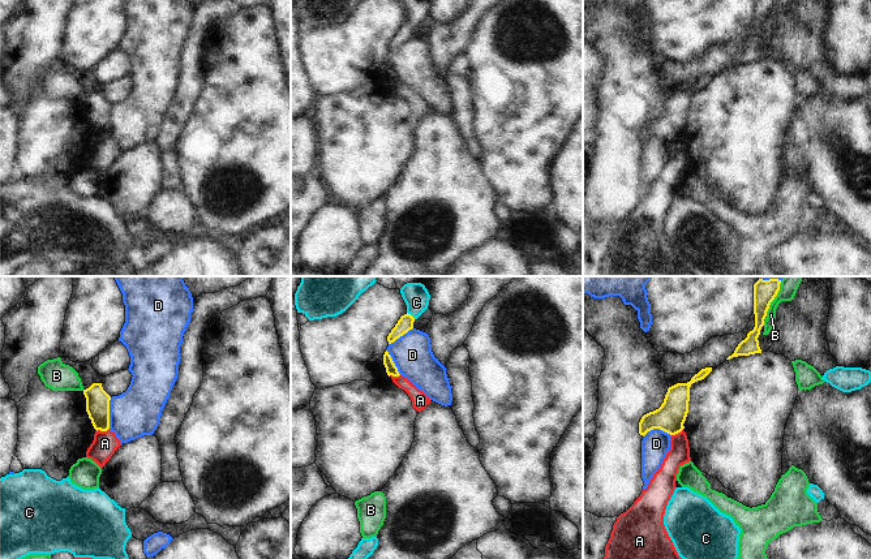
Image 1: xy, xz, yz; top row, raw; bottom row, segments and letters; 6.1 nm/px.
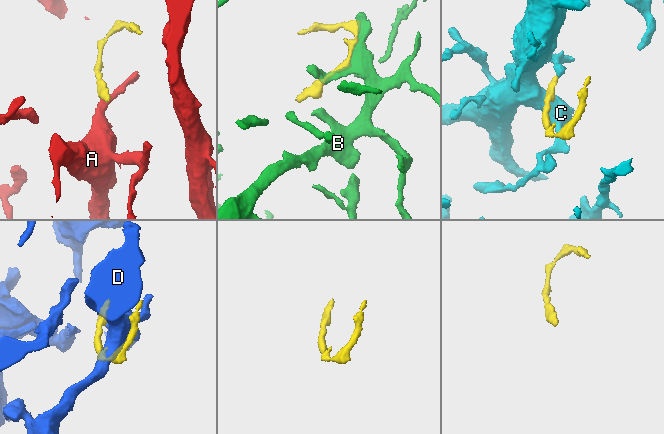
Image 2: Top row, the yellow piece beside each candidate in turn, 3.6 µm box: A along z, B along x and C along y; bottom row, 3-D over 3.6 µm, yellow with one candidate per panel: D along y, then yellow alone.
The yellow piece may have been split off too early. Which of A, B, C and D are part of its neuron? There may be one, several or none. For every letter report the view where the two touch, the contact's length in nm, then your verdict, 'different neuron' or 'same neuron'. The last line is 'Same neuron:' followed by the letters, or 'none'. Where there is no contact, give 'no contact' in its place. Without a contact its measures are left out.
A: xy | 80 nm | different neuron
B: yz | 240 nm | different neuron
C: xz | 70 nm | same neuron
D: xy | 190 nm | different neuron
Same neuron: C

